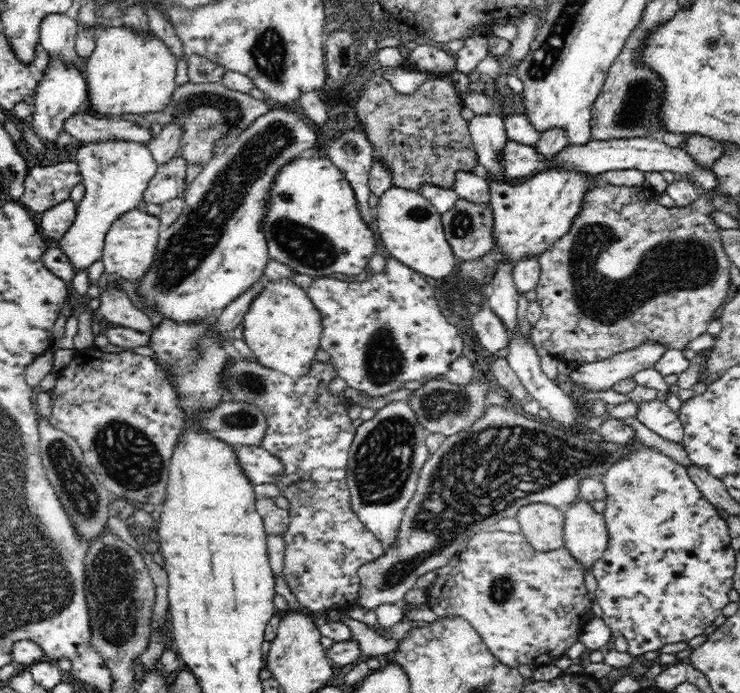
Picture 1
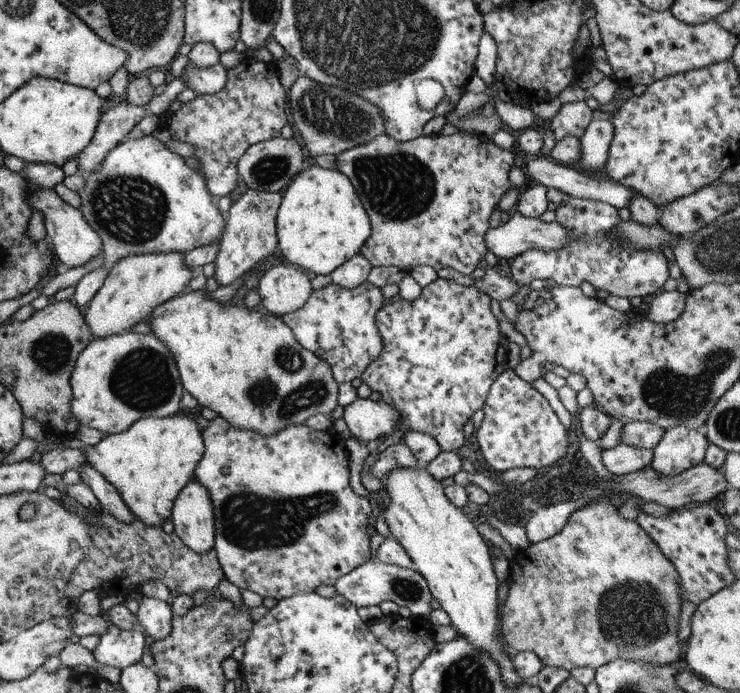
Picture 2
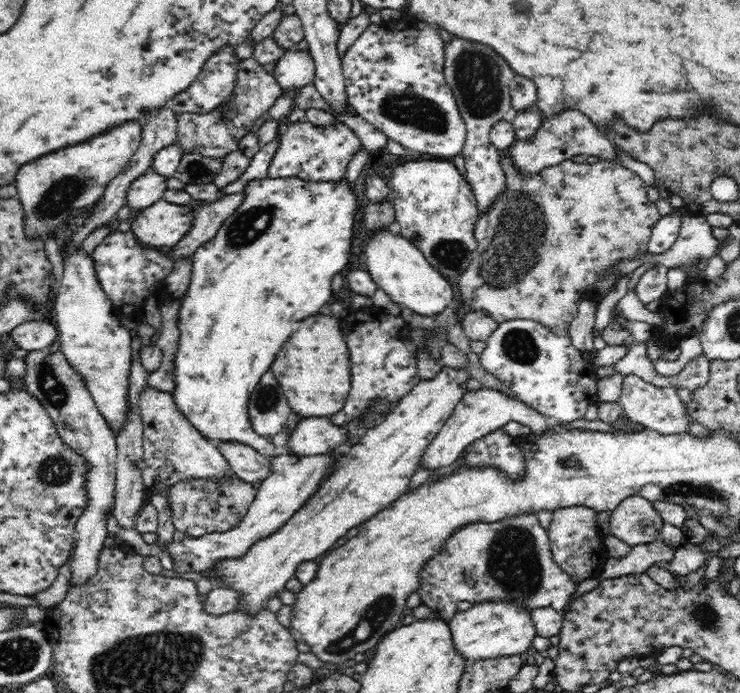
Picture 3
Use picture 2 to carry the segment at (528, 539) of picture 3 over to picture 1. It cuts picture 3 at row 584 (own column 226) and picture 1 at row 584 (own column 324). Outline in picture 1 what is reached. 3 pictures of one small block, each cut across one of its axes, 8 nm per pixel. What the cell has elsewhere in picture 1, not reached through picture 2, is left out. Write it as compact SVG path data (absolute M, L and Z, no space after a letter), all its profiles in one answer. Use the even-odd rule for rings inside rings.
M494 528L473 534L464 542L463 549L450 557L448 564L437 569L436 579L426 588L427 603L434 611L434 614L437 614L440 618L442 618L442 616L456 615L468 620L476 629L476 632L479 632L479 636L482 638L484 645L489 648L489 651L502 664L510 668L518 668L522 664L528 664L530 668L534 668L534 666L552 664L557 657L566 654L568 648L571 647L576 640L580 639L580 634L584 626L594 617L594 614L590 611L590 596L588 596L588 590L586 589L586 585L584 585L584 573L582 565L572 557L572 553L570 553L566 547L552 549L548 552L540 552L528 543L521 532L508 533Z

